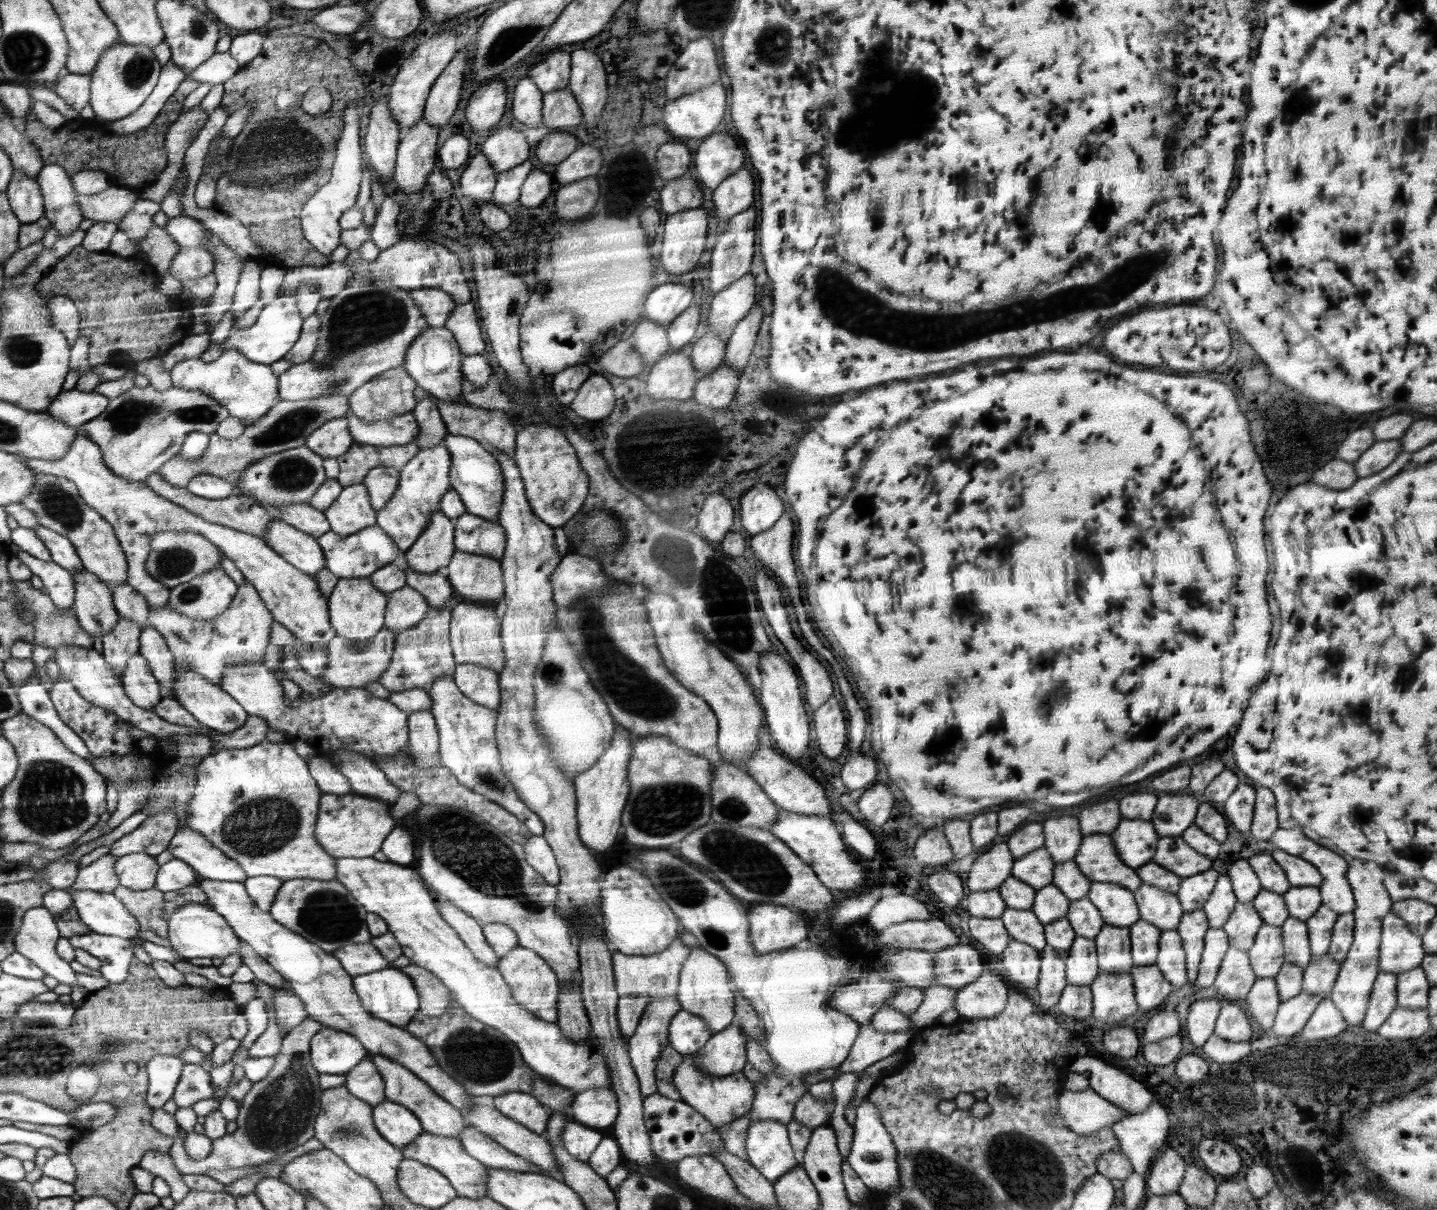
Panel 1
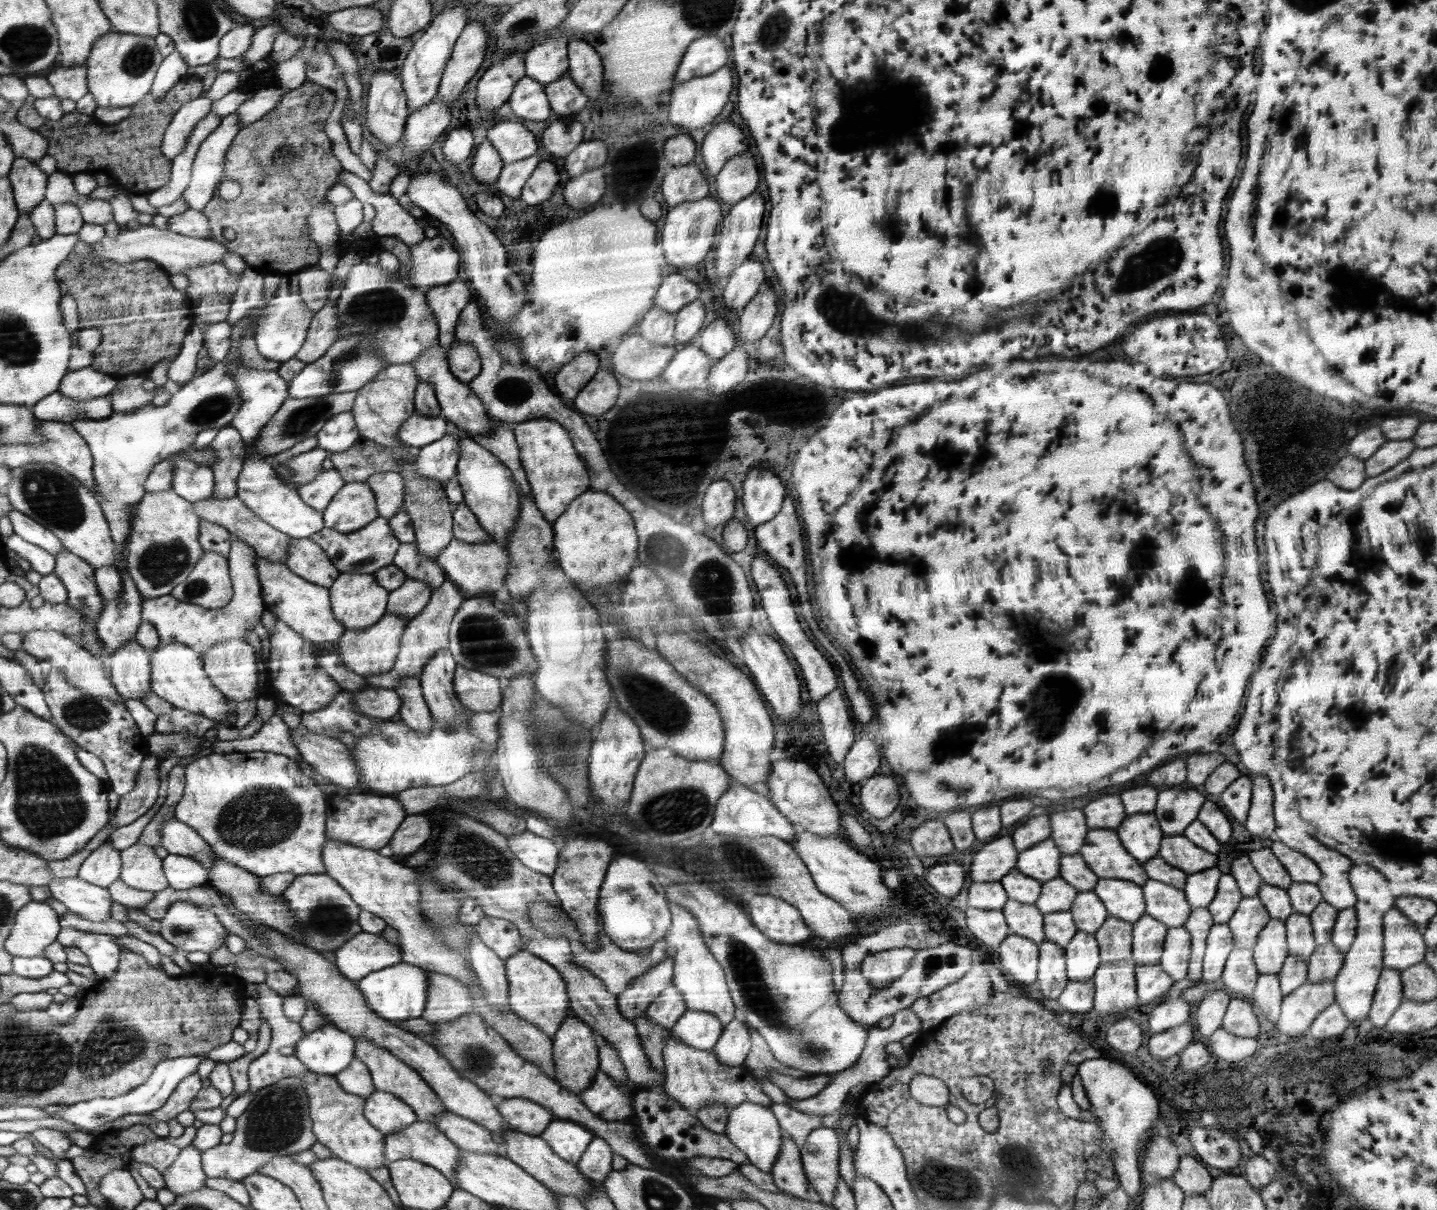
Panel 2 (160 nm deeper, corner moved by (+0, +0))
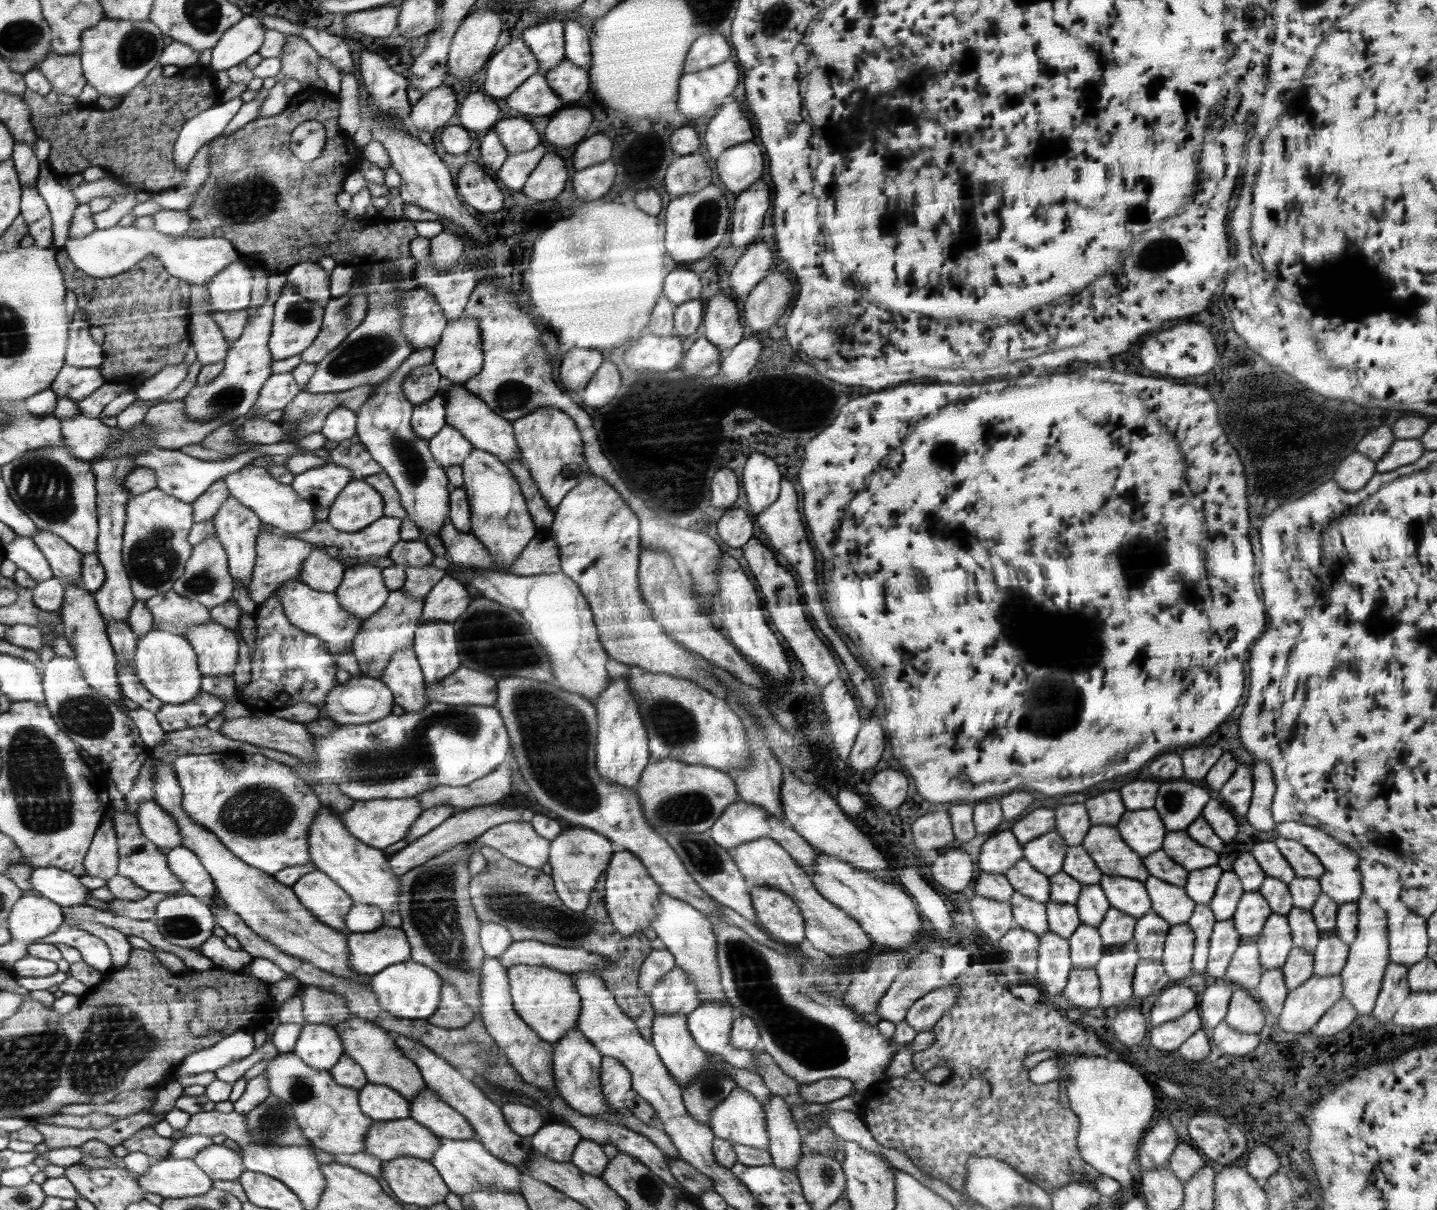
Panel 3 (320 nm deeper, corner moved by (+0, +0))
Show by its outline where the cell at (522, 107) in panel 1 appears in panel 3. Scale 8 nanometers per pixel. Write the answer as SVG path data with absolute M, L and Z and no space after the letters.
M533 74L504 100L510 108L518 110L522 116L551 116L563 108L563 102L551 88L545 75Z

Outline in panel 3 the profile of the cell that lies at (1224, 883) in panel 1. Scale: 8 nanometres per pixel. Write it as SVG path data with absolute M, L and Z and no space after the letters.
M1223 871L1216 892L1209 902L1217 921L1233 918L1240 897L1244 894L1242 883L1234 871Z

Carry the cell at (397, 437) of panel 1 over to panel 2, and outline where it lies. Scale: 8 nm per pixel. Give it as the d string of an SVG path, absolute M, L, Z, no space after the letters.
M415 413L399 428L401 443L423 447L443 438L448 433L448 421L441 415L424 416Z

